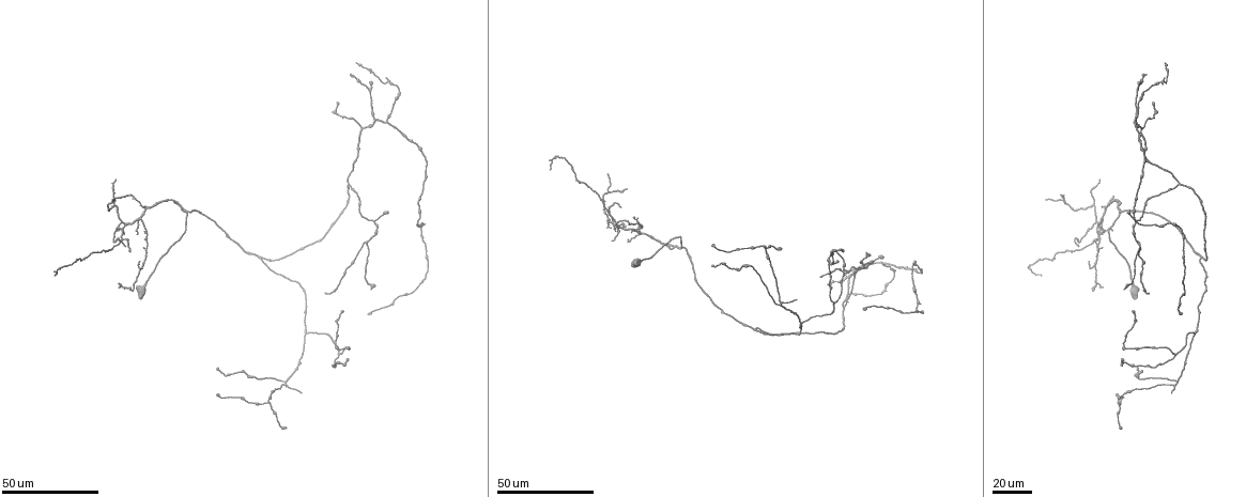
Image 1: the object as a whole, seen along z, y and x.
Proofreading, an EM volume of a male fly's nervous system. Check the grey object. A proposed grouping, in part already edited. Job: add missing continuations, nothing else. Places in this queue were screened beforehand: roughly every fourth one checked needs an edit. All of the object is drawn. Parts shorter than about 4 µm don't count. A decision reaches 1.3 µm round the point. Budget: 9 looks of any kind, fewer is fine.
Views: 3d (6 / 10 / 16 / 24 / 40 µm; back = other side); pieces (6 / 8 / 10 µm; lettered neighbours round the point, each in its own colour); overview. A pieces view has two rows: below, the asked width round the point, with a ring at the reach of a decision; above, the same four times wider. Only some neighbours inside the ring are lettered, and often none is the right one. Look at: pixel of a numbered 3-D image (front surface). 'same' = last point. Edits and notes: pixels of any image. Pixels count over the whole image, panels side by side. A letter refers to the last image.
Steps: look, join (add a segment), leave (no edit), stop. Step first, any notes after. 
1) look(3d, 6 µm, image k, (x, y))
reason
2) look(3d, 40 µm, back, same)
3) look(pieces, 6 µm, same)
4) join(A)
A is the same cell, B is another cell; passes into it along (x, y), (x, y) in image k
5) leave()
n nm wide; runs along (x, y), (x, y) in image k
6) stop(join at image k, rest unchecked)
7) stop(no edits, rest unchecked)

look(3d, 24 µm, image 1, (1045, 198))
free end

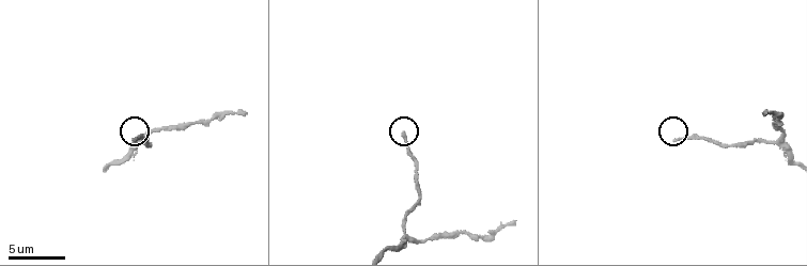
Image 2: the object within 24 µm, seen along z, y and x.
look(pieces, 8 µm, image 2, (134, 140))

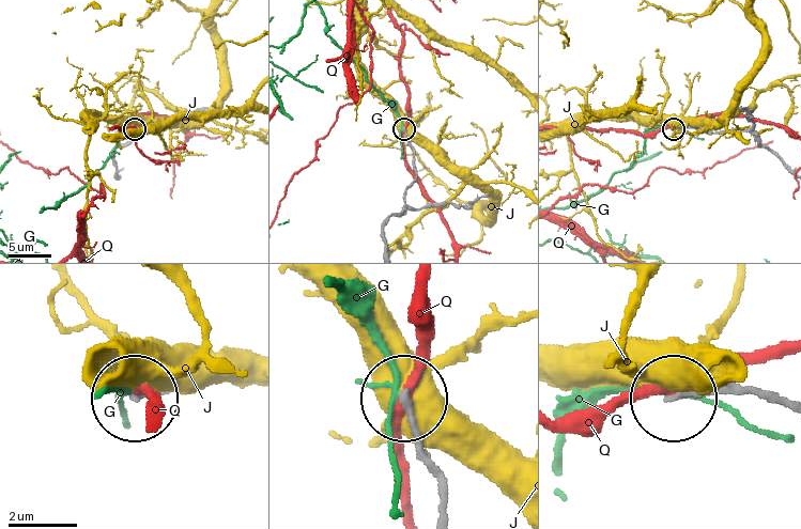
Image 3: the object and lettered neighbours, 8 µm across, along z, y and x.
leave()
G, J and Q are other cells; runs along (787, 406), (753, 395), (678, 395) in image 3; none of them fits

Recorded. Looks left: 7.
look(3d, 24 µm, image 1, (1099, 178))
an open end

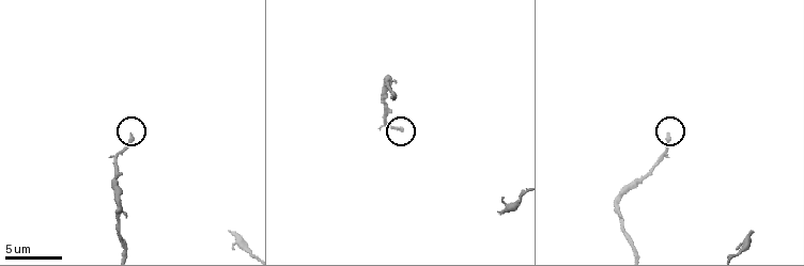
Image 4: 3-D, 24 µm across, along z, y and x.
look(pieces, 6 µm, image 4, (131, 132))

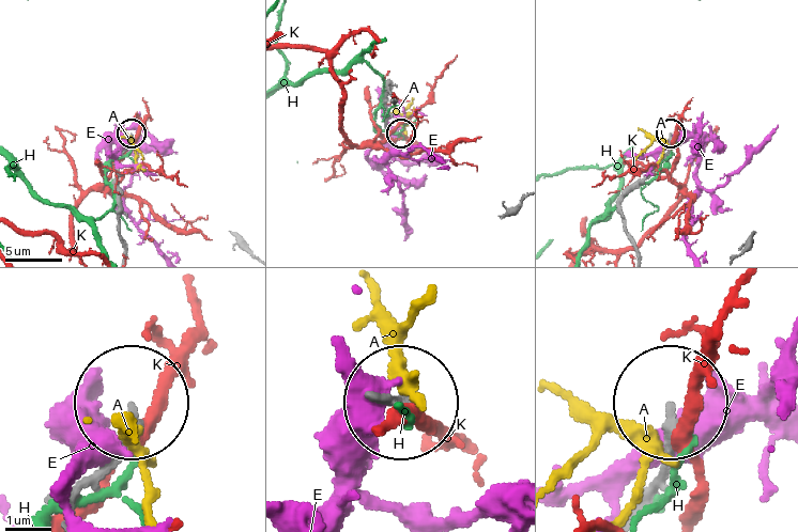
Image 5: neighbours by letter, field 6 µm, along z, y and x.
leave()
A, E, H and K are other cells; runs along (638, 250), (625, 228), (622, 201), (664, 155), (671, 134) in image 5; no lettered segment goes on from it

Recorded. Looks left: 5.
look(3d, 40 µm, image 1, (794, 300))
thin end

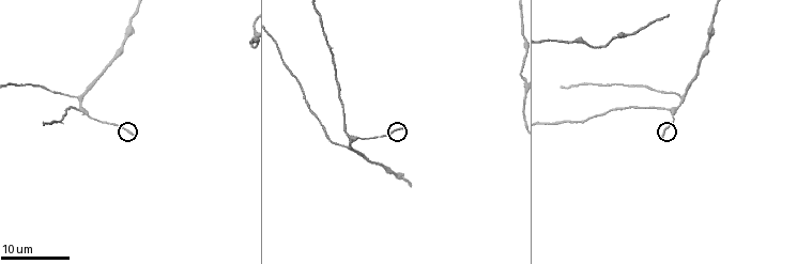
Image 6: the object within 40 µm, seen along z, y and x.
look(pieces, 6 µm, image 6, (404, 126))
see the neighbours

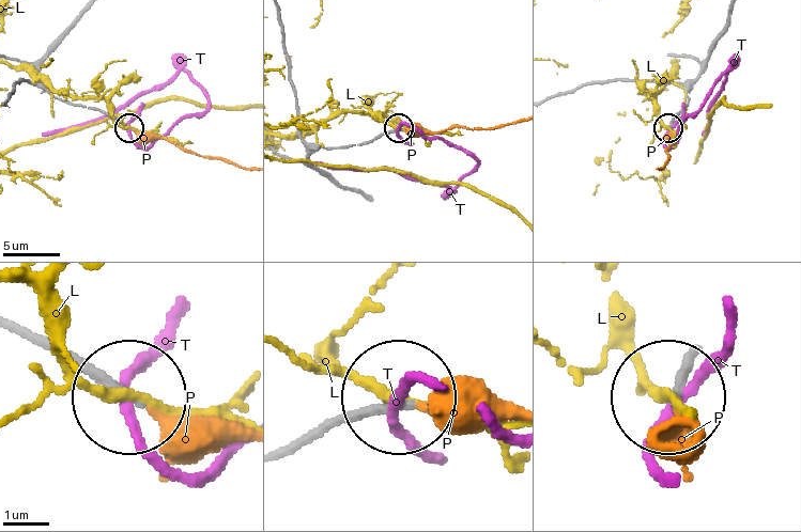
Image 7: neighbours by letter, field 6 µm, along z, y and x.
join(P)
P is the same cell, L and T are other cells; passes into it along (102, 110), (132, 129), (244, 167) in image 7; it goes on there

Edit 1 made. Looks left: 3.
look(overview)

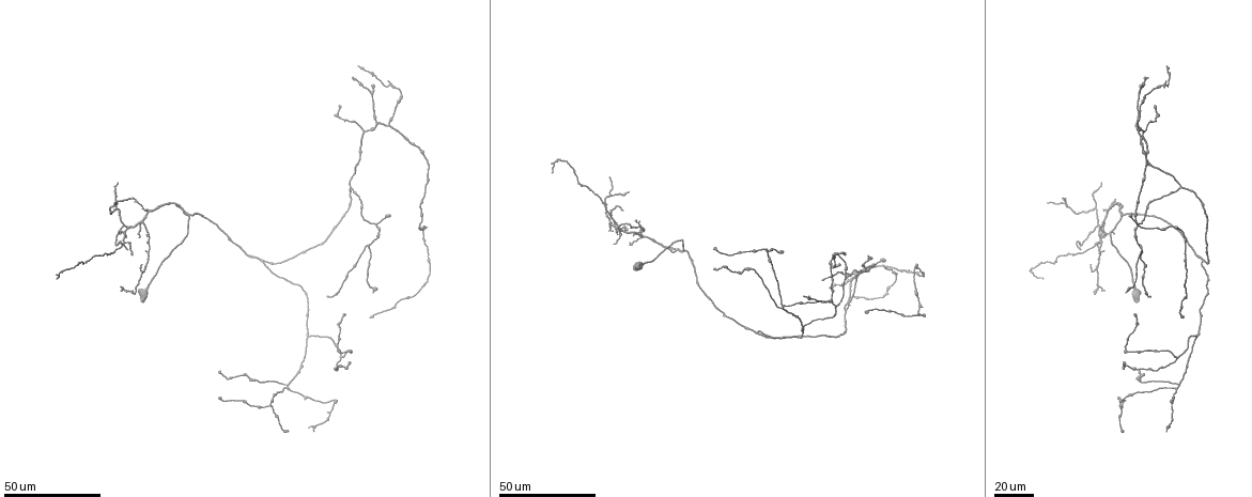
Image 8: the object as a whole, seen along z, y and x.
look(3d, 40 µm, image 8, (843, 255))

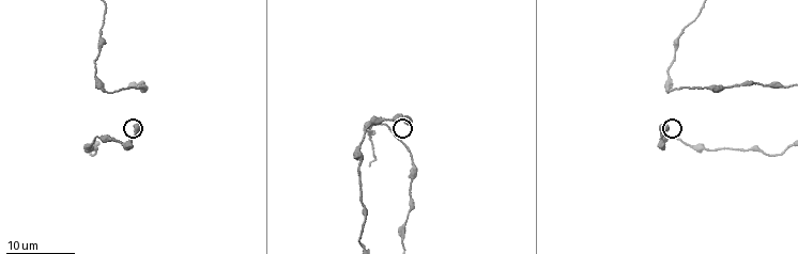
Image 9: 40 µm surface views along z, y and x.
look(pieces, 6 µm, image 9, (142, 127))

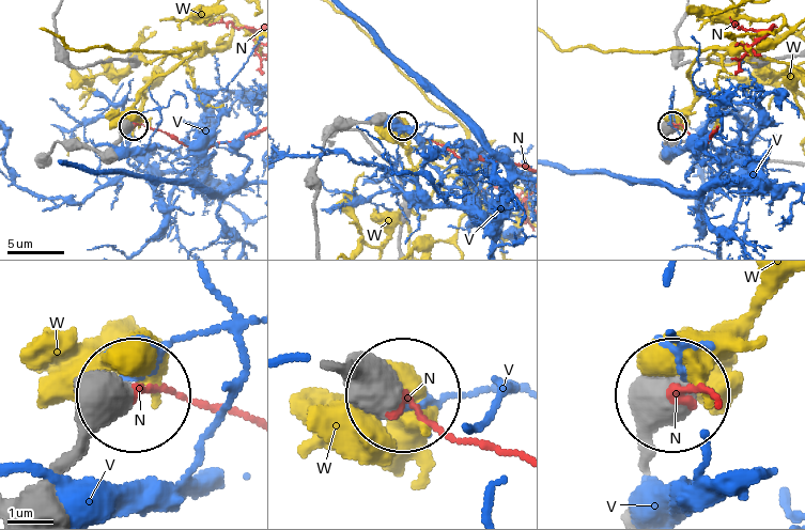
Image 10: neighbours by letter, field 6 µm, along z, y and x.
leave()
N, V and W are other cells; runs along (652, 450), (671, 396) in image 10; none of them fits

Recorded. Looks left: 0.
stop(join at image 7, rest unchecked)

